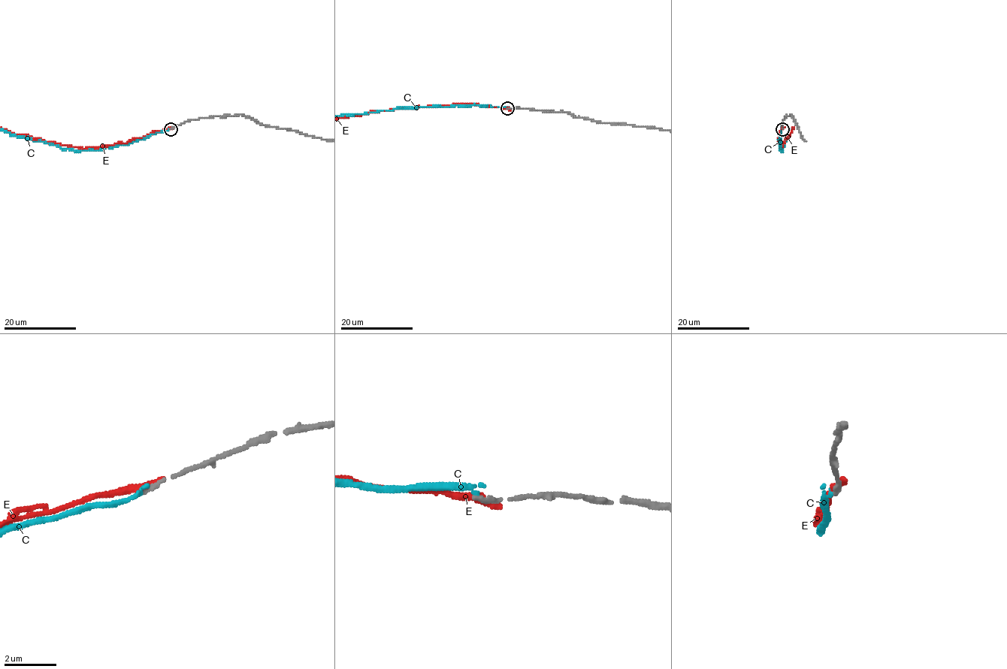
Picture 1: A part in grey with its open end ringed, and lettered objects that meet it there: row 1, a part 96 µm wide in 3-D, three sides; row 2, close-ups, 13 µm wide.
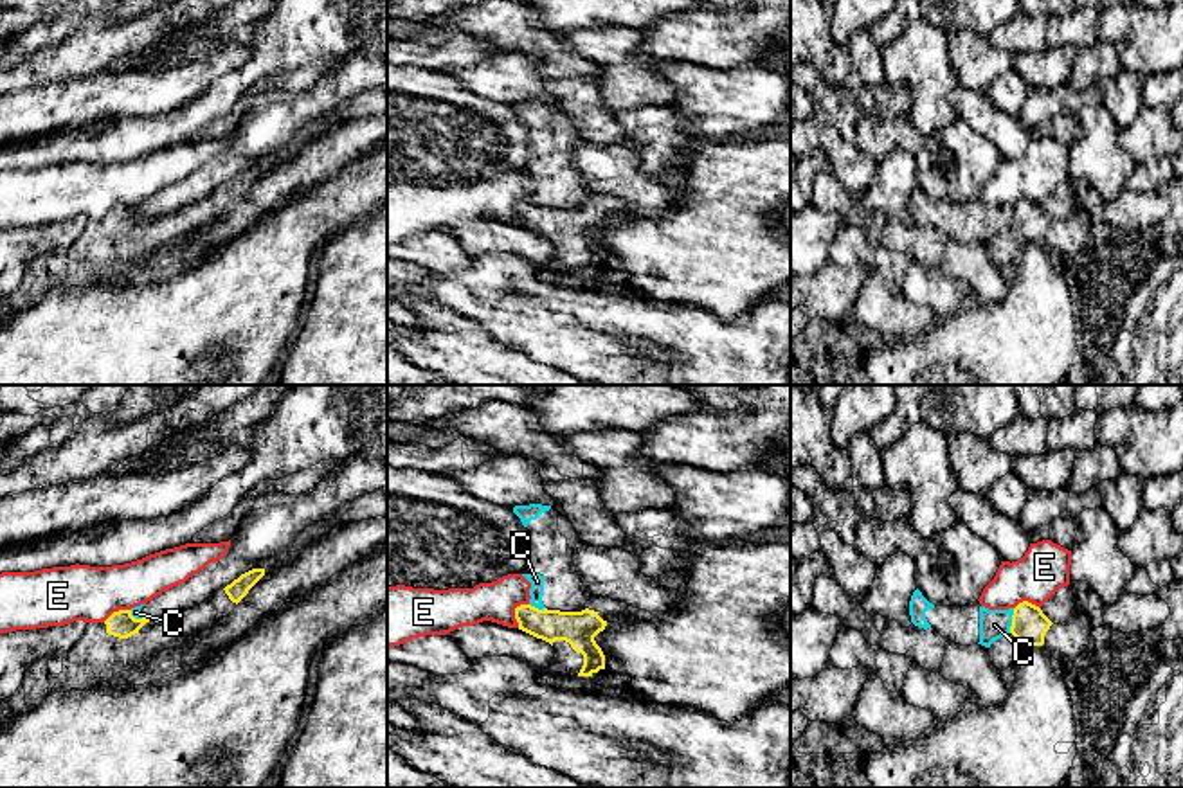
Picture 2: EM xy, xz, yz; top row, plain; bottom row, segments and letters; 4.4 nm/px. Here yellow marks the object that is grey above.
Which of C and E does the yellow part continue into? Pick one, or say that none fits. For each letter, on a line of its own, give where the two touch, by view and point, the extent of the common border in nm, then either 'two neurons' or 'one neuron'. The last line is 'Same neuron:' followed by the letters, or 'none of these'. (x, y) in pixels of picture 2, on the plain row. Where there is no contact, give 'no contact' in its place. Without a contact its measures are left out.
C: yz (1012, 218) | 110 nm | two neurons
E: xz (515, 209) | 120 nm | two neurons
Same neuron: none of these

